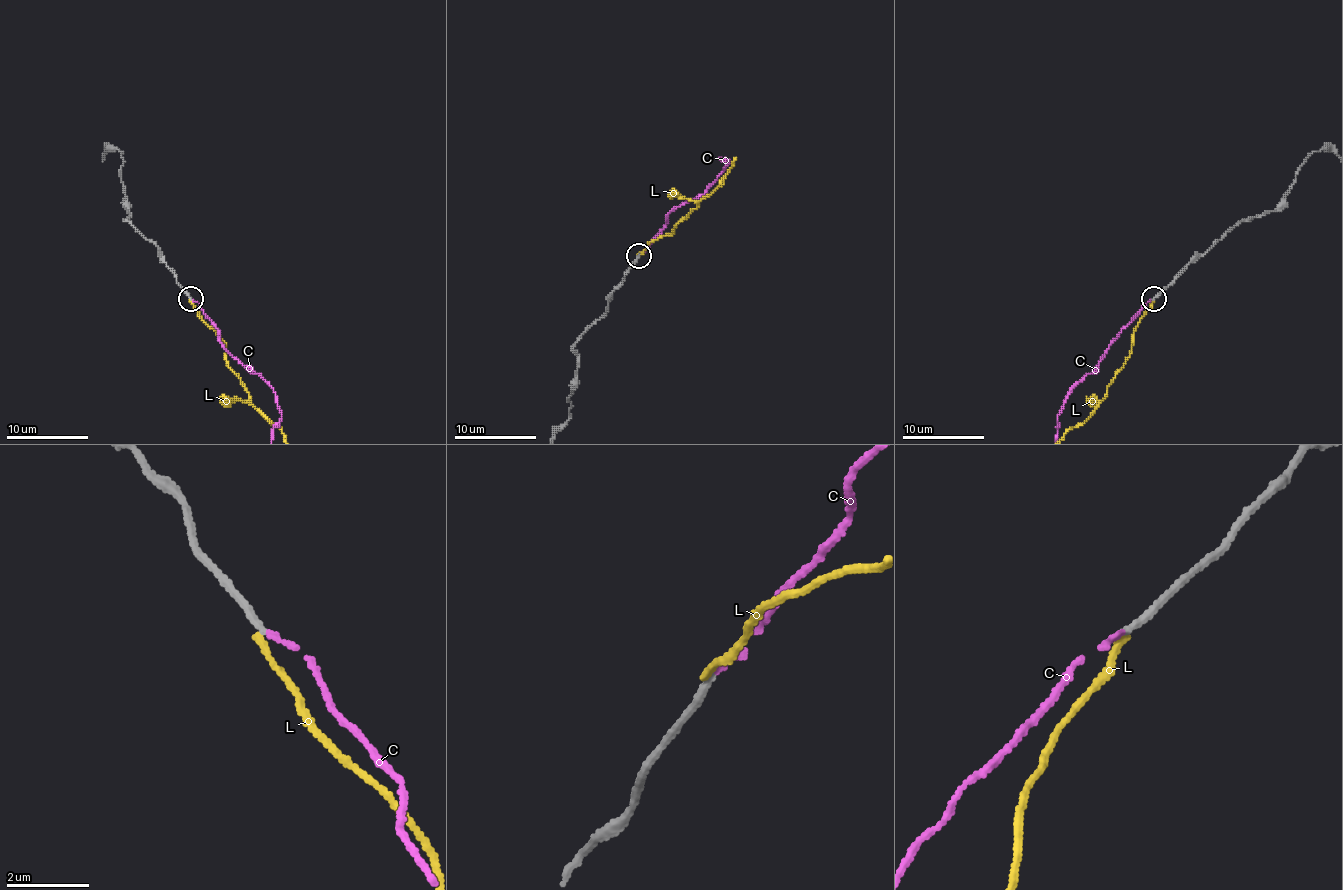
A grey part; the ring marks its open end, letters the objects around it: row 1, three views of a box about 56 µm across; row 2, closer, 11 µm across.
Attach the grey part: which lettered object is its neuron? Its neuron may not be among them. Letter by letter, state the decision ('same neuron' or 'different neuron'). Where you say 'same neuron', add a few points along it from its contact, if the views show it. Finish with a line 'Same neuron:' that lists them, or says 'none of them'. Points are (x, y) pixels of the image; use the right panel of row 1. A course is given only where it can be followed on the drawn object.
C: same neuron
L: different neuron
Same neuron: C

